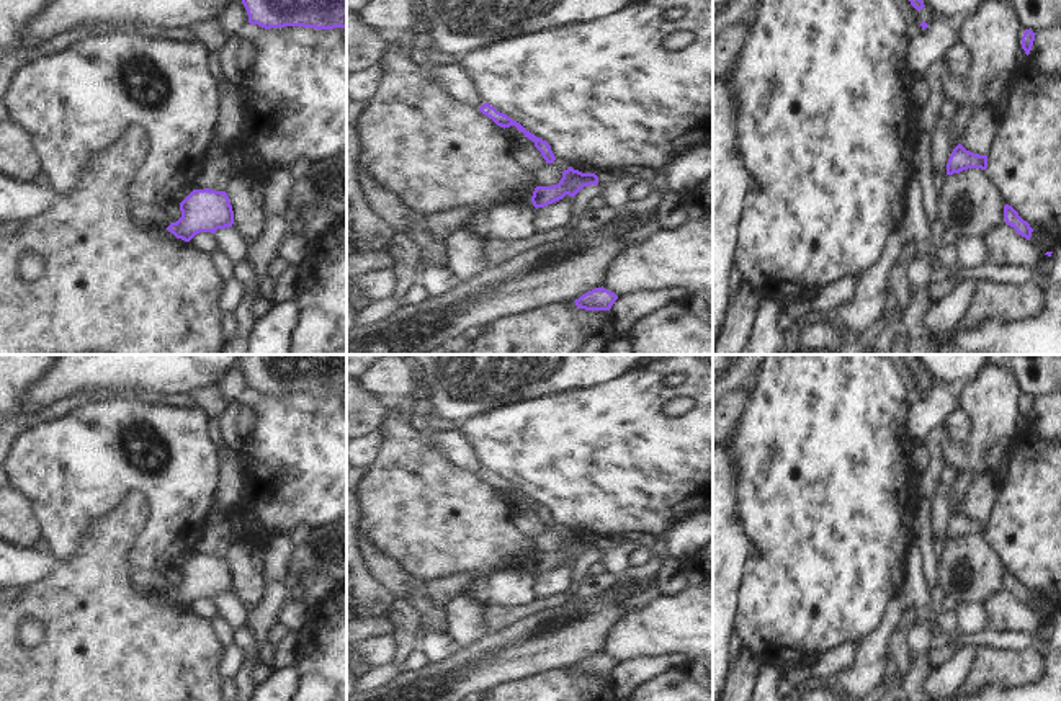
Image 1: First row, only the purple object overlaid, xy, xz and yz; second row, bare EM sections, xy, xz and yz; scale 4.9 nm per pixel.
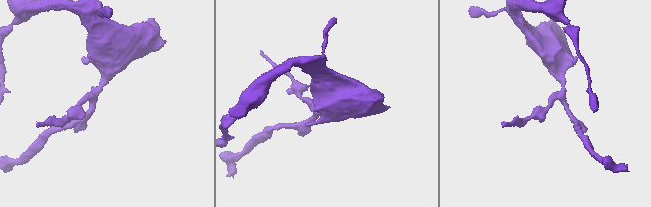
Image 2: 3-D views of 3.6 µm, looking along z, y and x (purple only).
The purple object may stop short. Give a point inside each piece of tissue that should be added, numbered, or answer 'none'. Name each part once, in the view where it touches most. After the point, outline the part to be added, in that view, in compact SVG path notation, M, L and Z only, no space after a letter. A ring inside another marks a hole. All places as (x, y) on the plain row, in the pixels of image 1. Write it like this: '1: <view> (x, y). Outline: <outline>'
none.

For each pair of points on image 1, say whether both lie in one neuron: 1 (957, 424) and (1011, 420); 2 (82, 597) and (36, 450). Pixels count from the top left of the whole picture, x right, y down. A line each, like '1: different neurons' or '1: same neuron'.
1: different neurons
2: different neurons

